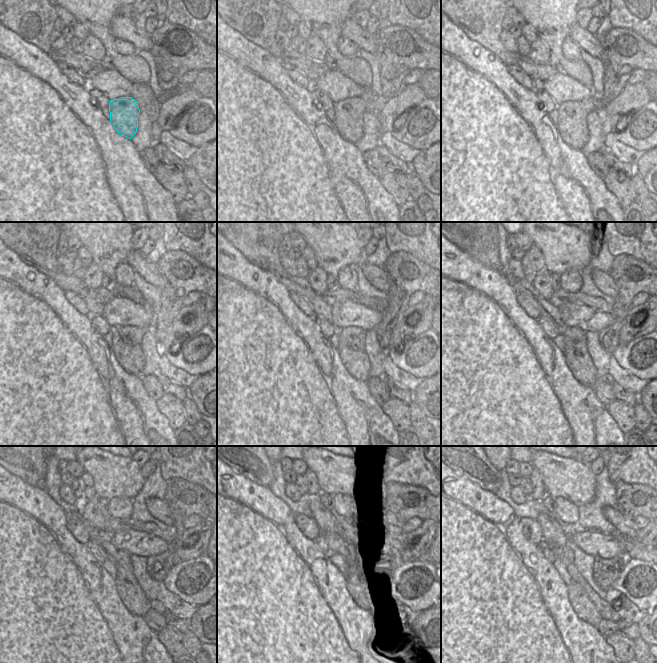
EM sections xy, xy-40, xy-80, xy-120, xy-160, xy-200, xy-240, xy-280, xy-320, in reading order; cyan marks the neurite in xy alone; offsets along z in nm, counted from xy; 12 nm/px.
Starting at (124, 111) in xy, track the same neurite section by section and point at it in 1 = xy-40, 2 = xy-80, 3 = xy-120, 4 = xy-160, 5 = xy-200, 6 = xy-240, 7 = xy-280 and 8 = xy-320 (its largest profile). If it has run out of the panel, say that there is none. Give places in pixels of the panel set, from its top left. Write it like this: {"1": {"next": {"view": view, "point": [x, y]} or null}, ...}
{"1": {"next": {"view": "xy-40", "point": [348, 114]}}, "2": {"next": {"view": "xy-80", "point": [572, 123]}}, "3": {"next": {"view": "xy-120", "point": [126, 346]}}, "4": {"next": {"view": "xy-160", "point": [351, 348]}}, "5": {"next": {"view": "xy-200", "point": [577, 357]}}, "6": {"next": {"view": "xy-240", "point": [129, 589]}}, "7": {"next": {"view": "xy-280", "point": [360, 603]}}, "8": {"next": {"view": "xy-320", "point": [583, 606]}}}

